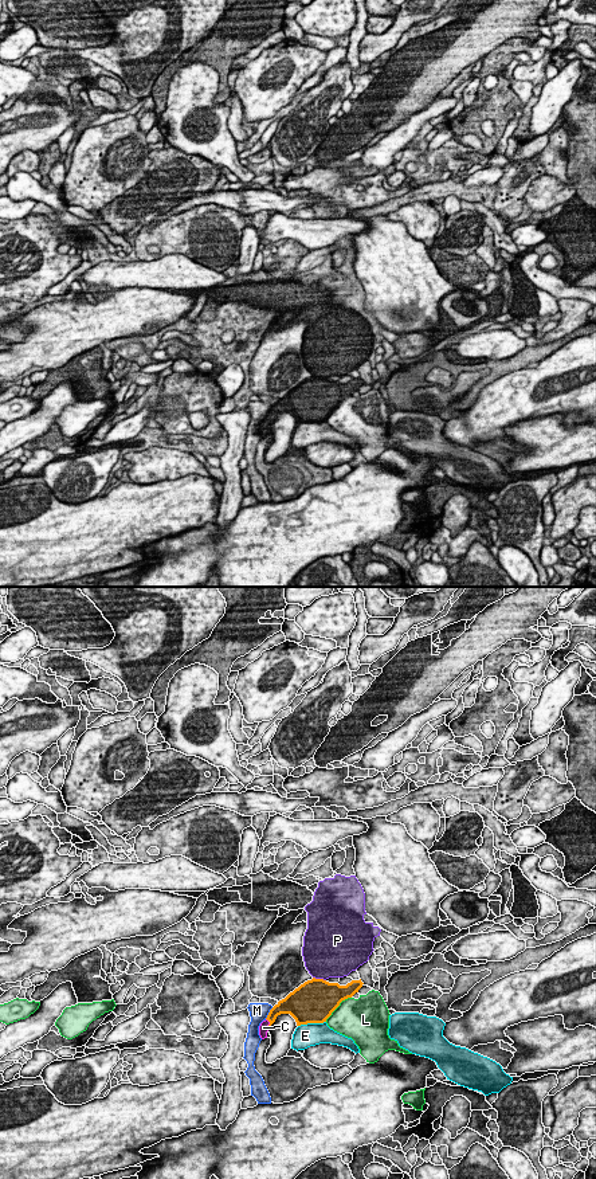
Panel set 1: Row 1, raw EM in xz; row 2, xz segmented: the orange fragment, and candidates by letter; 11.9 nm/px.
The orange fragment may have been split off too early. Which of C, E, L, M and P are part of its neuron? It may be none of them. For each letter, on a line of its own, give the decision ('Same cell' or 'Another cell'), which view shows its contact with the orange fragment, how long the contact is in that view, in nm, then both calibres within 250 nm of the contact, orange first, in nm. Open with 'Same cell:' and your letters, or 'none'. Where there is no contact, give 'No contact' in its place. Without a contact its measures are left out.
Same cell: C
C: Same cell. Touches orange in xz. Shared border 150 nm. Thickness 160 nm (orange) against 120 nm
E: Another cell. Touches orange in xz. Shared border 340 nm. Thickness 500 nm (orange) against 280 nm
L: Another cell. Touches orange in xz. Shared border 440 nm. Thickness 460 nm (orange) against 480 nm
M: Another cell. Touches orange in xz. Shared border 180 nm. Thickness 190 nm (orange) against 220 nm
P: Another cell. Touches orange in xz. Shared border 170 nm. Thickness 500 nm (orange) against 460 nm

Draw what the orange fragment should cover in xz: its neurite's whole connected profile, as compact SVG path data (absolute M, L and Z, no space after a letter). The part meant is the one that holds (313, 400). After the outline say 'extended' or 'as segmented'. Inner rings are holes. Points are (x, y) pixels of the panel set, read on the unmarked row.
M315 376L305 380L270 408L259 424L260 436L267 436L267 430L281 412L290 412L297 424L326 420L340 402L358 391L362 383L361 377L346 384Z; extended

